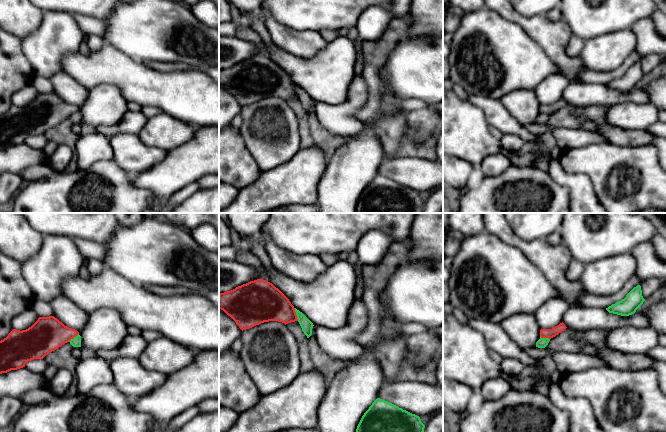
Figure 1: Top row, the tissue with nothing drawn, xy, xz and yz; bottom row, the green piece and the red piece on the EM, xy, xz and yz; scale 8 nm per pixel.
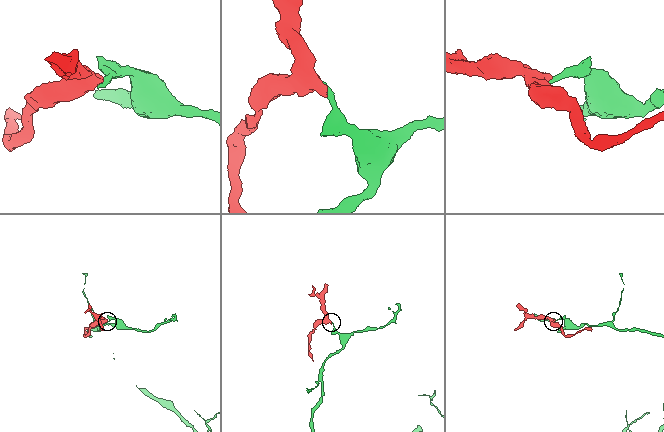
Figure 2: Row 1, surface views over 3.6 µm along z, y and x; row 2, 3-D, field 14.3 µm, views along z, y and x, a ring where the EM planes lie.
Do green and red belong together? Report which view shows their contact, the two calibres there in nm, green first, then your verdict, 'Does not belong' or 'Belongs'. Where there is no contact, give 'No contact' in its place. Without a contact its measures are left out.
Touches green in xz. Thickness 90 nm (green) against 280 nm. Does not belong

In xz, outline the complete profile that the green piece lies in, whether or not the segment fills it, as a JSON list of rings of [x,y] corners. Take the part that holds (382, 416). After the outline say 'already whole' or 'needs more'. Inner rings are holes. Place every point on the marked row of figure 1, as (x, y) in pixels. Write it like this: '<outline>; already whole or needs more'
[[[377,398],[362,416],[356,432],[424,432],[419,416]]]; already whole

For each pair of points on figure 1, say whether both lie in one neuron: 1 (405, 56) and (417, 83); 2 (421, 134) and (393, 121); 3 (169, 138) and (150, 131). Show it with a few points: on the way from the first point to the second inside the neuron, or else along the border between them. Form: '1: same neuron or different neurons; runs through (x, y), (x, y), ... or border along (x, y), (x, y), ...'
1: same neuron; runs through (412, 63), (417, 69), (417, 76)
2: different neurons; border along (405, 111), (406, 139)
3: same neuron; runs through (164, 133), (162, 131), (155, 131)

